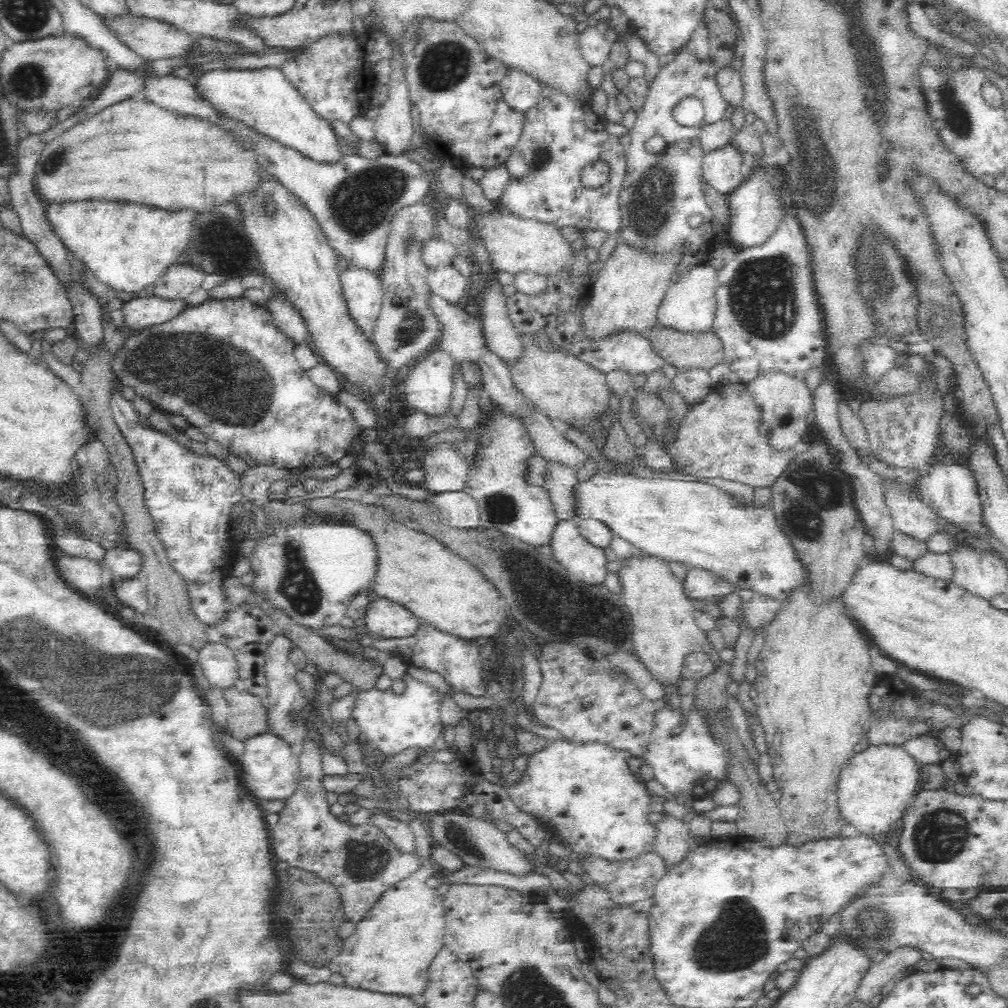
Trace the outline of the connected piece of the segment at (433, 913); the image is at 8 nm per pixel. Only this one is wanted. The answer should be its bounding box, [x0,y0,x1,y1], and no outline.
[329,816,446,997]

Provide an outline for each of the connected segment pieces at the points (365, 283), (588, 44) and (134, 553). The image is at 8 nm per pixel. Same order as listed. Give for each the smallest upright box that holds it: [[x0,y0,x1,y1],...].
[[338,263,384,340],[578,25,610,67],[105,546,144,580]]

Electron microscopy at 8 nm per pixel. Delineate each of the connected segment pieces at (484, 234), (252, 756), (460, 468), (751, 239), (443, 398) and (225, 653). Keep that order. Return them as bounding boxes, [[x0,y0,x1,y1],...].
[[469,205,575,275],[241,734,301,800],[420,443,469,493],[726,166,782,249],[405,347,453,417],[198,641,240,688]]

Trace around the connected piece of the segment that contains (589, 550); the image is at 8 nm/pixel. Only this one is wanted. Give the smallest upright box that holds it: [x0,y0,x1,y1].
[549,521,606,586]

